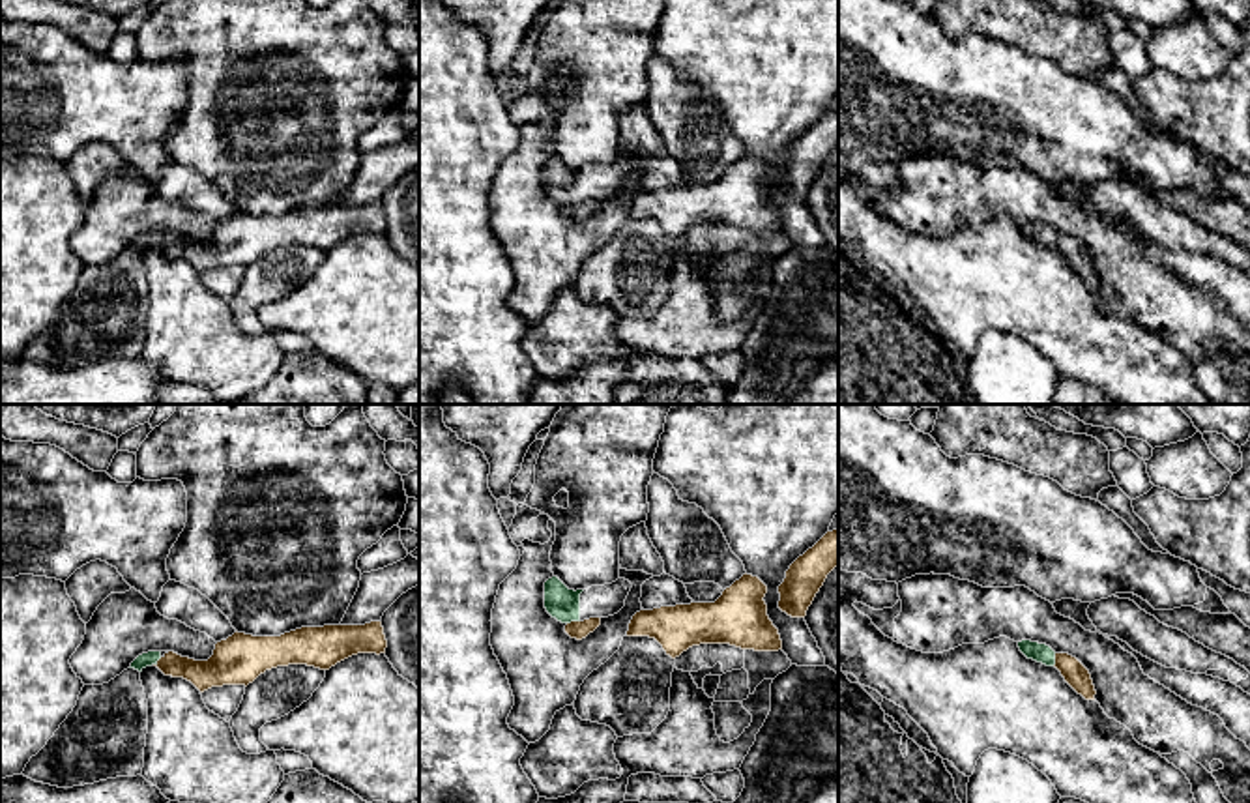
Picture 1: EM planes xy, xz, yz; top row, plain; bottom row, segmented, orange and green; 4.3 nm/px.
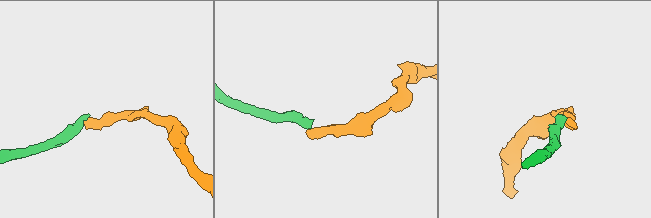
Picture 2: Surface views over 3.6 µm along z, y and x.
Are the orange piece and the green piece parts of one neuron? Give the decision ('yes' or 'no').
no

